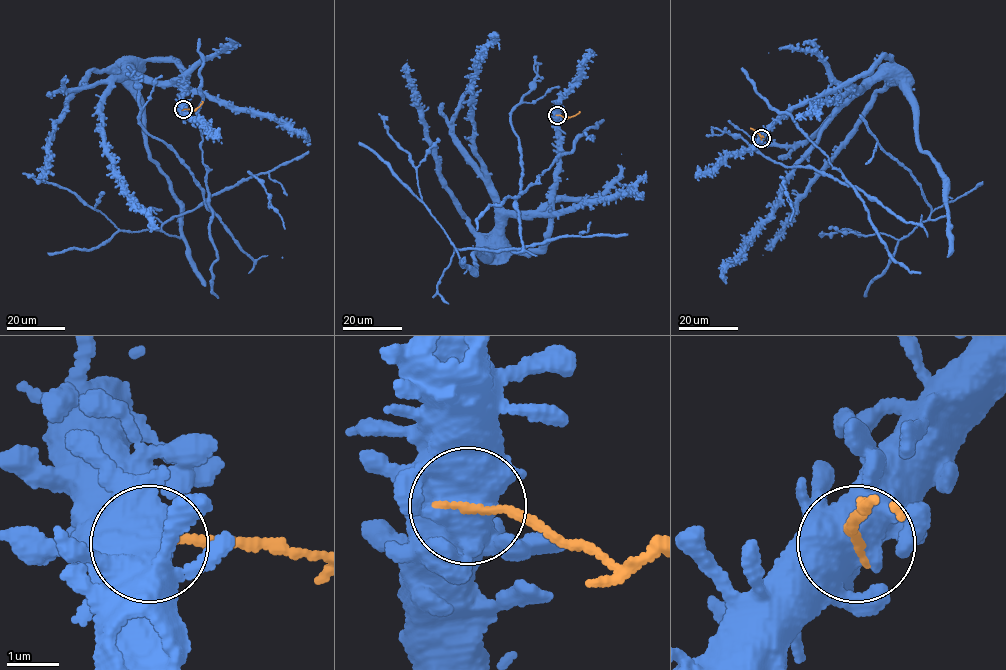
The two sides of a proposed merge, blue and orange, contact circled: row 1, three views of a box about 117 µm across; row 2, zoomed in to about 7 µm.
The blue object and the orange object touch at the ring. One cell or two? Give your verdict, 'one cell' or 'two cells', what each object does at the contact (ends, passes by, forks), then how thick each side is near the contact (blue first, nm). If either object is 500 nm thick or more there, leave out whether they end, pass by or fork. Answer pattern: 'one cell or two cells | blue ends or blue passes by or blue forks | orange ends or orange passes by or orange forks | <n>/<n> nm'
two cells | 900/150 nm

